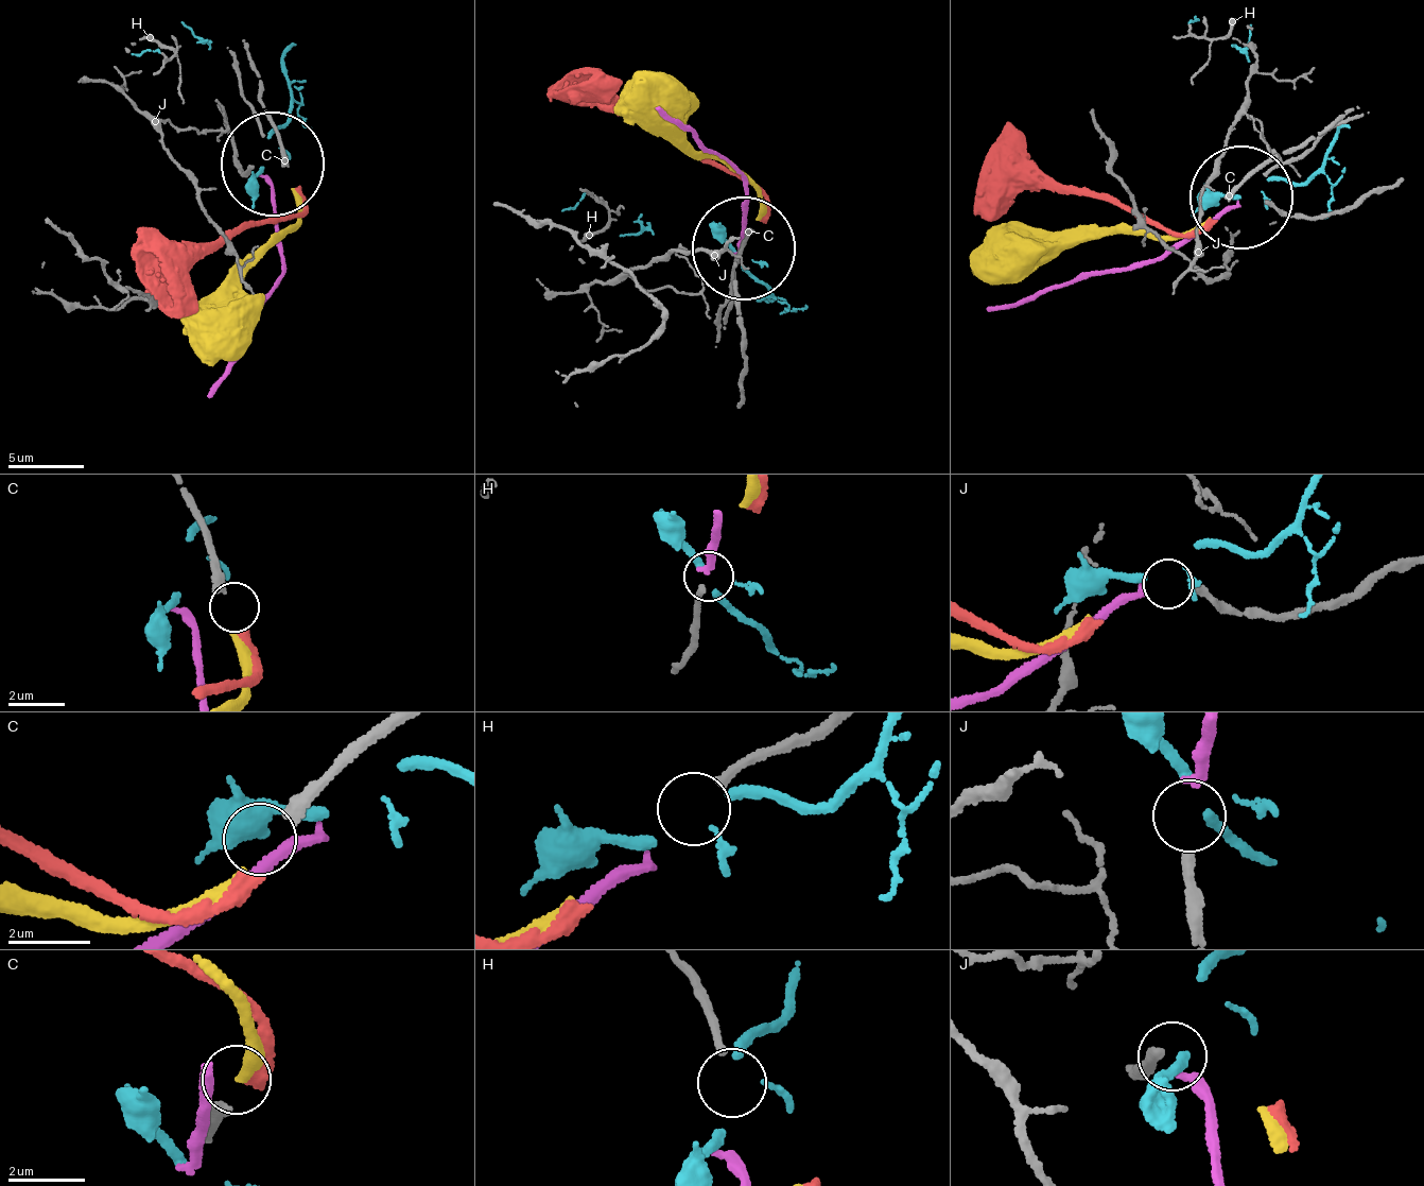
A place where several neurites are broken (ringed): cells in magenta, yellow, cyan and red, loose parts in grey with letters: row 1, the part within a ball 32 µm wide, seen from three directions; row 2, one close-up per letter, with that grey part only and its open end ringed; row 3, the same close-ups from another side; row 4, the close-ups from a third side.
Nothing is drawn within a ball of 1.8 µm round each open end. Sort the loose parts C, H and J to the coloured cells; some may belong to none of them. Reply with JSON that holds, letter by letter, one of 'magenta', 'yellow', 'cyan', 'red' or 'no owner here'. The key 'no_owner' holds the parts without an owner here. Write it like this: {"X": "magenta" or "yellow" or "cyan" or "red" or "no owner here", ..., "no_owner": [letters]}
{"C": "red", "H": "no owner here", "J": "magenta", "no_owner": ["H"]}

